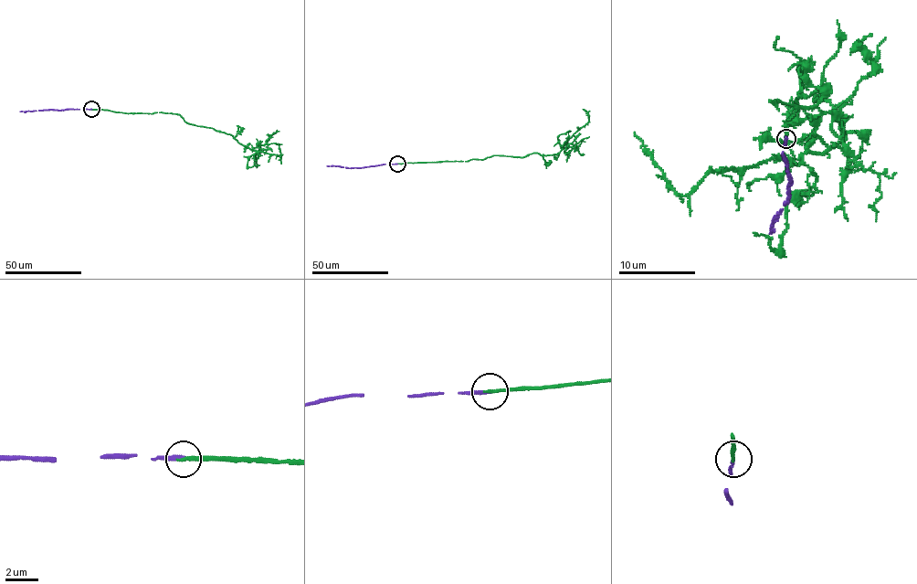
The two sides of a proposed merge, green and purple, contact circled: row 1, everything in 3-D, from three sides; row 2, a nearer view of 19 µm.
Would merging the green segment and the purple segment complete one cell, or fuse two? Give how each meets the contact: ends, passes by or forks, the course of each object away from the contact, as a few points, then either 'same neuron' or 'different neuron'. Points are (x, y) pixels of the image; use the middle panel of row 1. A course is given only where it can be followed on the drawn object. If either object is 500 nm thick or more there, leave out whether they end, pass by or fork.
green ends | purple ends | green via (397, 164), (558, 153), (588, 121), (588, 112), (583, 109) | purple via (397, 164), (358, 167), (327, 166) | same neuron

